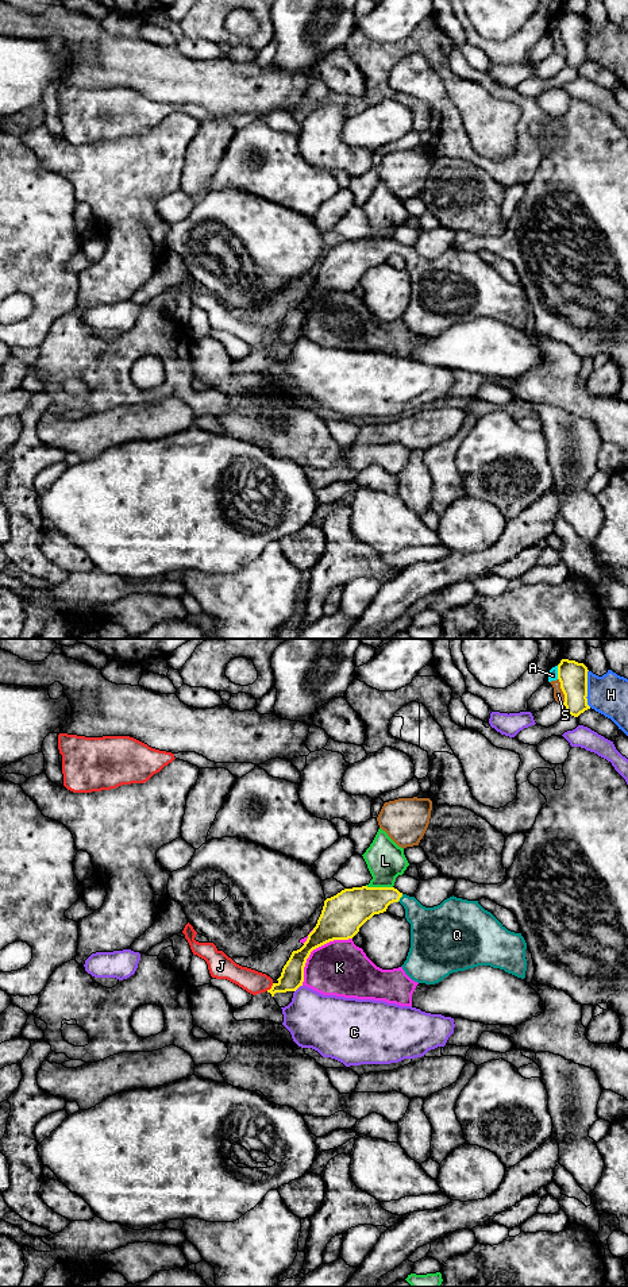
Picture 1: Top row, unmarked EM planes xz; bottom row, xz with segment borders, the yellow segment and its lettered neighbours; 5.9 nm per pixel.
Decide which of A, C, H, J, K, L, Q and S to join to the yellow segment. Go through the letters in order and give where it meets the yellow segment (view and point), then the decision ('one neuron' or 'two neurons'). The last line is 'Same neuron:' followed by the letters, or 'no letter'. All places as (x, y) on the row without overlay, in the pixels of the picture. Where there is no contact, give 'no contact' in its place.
A: xz (558, 24) | two neurons
C: xz (297, 339) | two neurons
H: xz (586, 41) | two neurons
J: xz (272, 339) | two neurons
K: xz (315, 300) | two neurons
L: xz (380, 239) | two neurons
Q: xz (400, 249) | one neuron
S: xz (562, 42) | two neurons
Same neuron: Q

